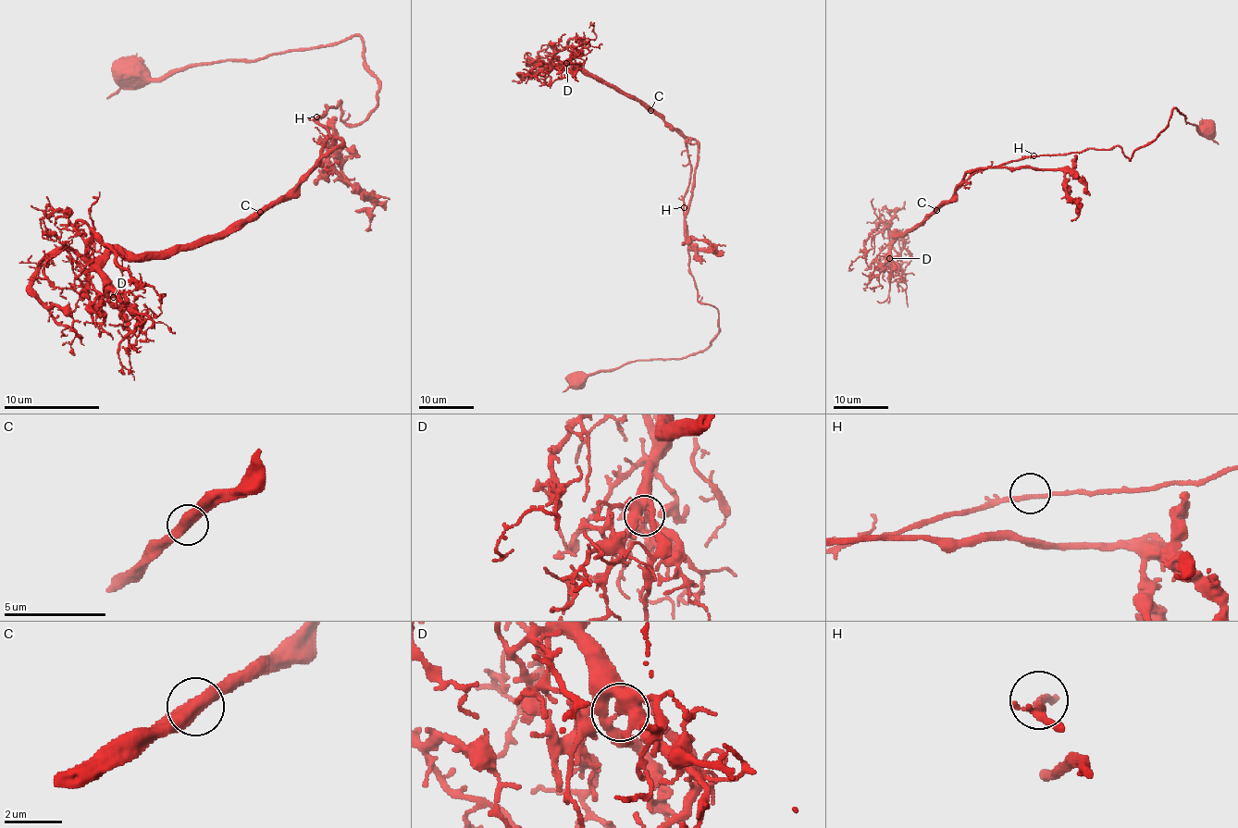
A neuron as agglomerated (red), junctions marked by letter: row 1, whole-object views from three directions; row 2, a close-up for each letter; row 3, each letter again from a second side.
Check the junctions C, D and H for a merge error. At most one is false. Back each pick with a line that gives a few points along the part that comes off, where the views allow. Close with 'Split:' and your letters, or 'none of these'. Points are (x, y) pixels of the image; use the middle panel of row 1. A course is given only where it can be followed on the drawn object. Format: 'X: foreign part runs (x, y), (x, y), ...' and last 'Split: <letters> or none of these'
Split: none of these

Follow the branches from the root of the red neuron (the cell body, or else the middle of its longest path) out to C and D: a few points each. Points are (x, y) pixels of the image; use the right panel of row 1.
C: (1033, 156), (1024, 156), (974, 172), (935, 210)
D: (1033, 156), (1024, 156), (974, 172), (923, 223), (906, 232), (895, 234), (889, 258)

